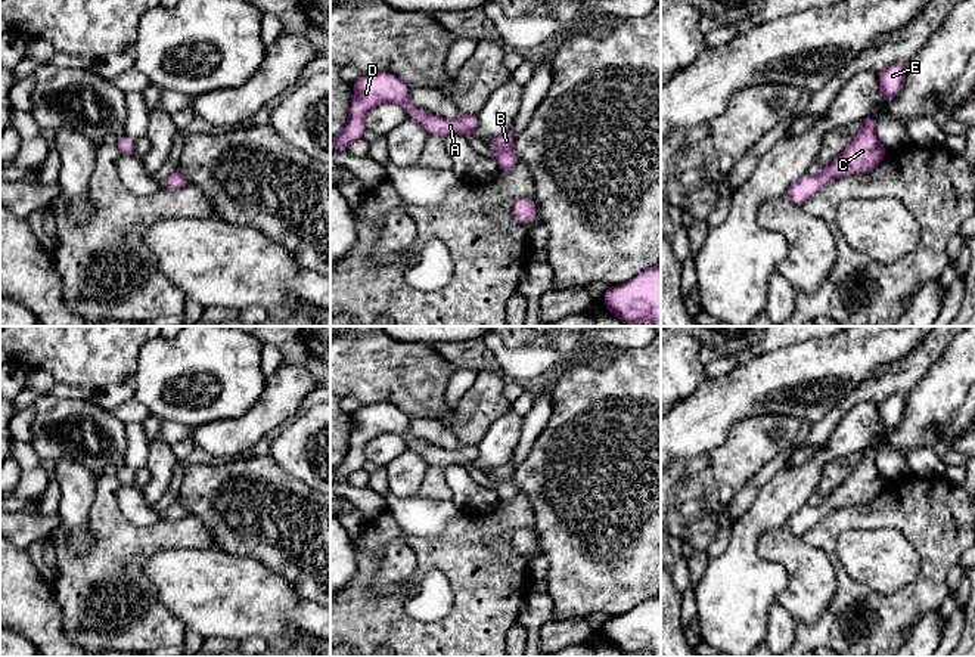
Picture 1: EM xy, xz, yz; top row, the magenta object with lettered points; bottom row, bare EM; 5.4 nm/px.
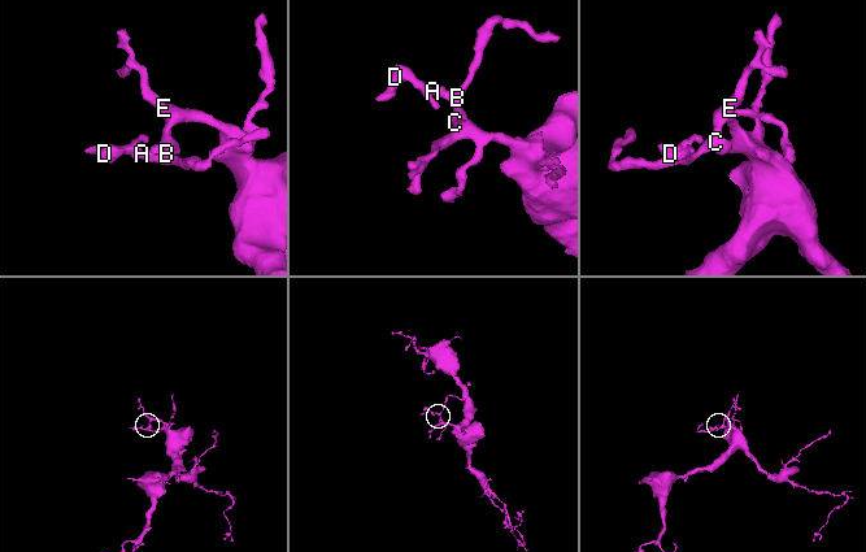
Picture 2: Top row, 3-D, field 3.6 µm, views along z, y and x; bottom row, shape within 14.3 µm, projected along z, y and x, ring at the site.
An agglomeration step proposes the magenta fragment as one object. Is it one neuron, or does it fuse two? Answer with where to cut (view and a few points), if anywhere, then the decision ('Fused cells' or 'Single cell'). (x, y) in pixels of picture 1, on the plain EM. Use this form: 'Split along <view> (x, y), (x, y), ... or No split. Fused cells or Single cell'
No split. Single cell

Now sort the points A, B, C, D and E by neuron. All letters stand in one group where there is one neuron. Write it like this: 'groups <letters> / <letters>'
groups A B C D E

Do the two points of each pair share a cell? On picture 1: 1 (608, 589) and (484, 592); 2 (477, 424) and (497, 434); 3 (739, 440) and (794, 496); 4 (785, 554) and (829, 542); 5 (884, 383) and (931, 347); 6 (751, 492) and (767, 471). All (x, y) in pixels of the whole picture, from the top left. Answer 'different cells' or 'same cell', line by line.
1: different cells
2: different cells
3: different cells
4: different cells
5: same cell
6: same cell

